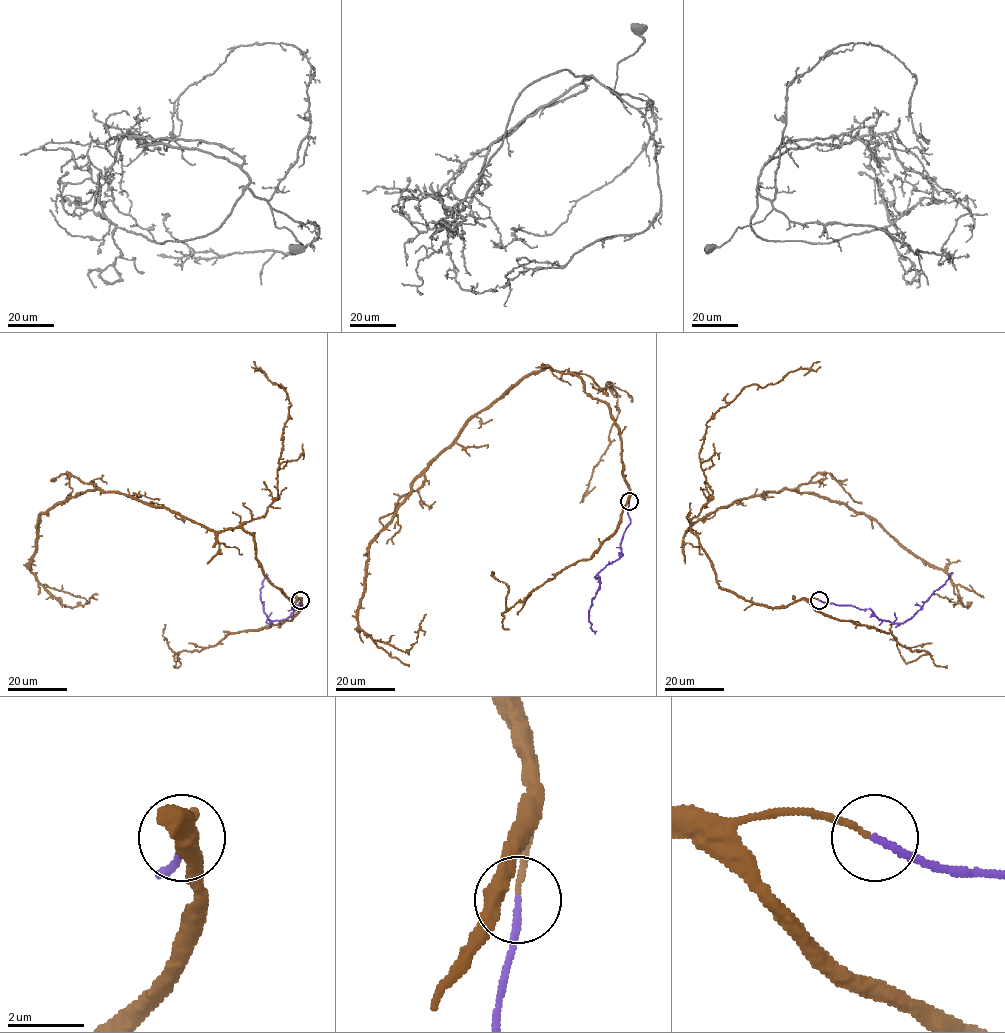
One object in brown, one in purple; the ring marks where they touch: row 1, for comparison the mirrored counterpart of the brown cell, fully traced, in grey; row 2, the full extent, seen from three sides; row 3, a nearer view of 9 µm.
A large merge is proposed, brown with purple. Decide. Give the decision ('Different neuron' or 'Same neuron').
Same neuron

